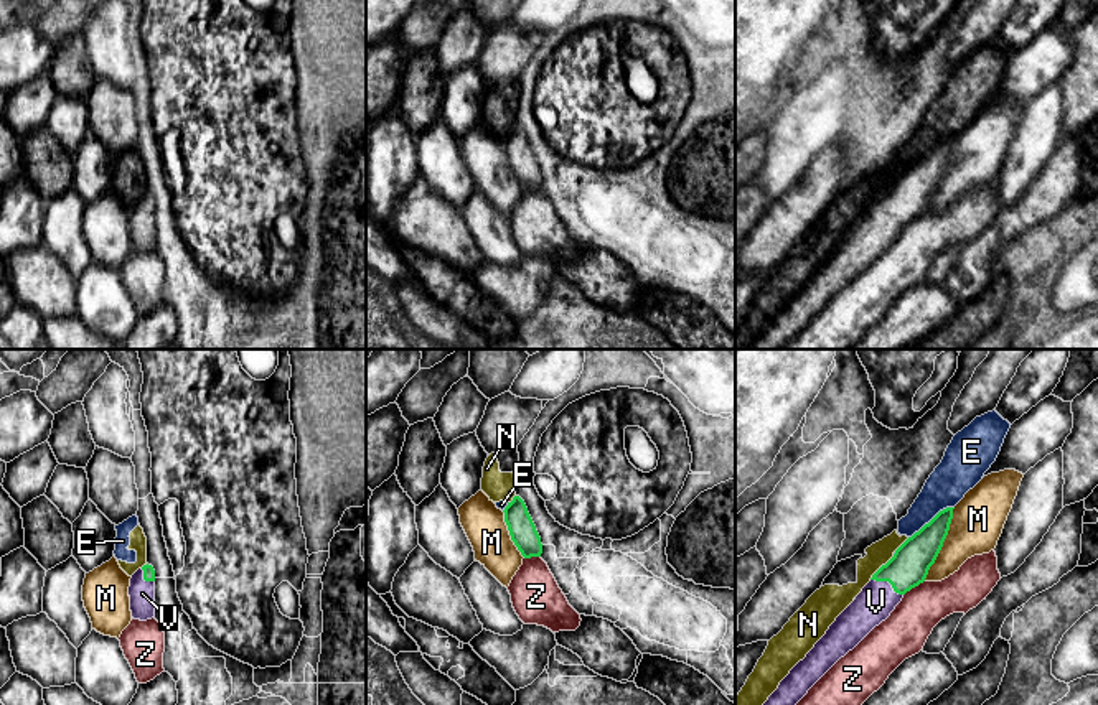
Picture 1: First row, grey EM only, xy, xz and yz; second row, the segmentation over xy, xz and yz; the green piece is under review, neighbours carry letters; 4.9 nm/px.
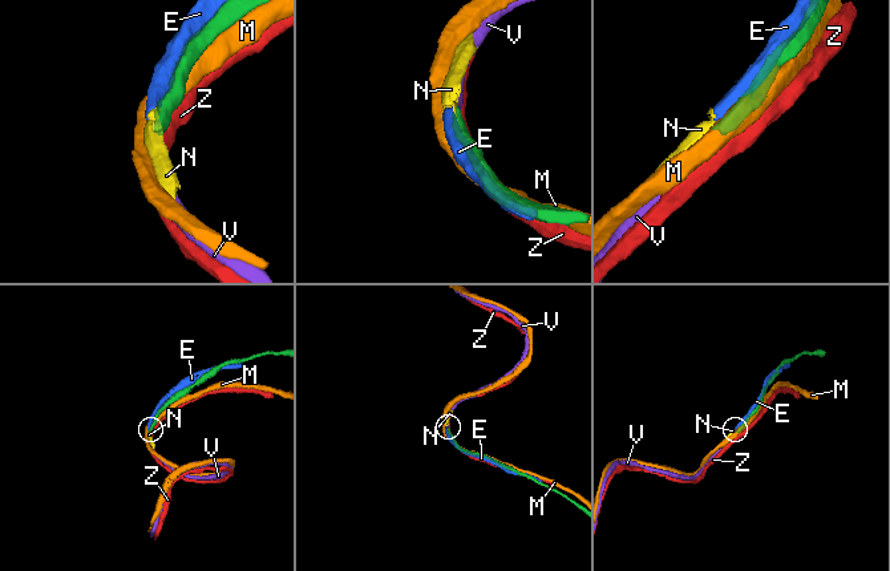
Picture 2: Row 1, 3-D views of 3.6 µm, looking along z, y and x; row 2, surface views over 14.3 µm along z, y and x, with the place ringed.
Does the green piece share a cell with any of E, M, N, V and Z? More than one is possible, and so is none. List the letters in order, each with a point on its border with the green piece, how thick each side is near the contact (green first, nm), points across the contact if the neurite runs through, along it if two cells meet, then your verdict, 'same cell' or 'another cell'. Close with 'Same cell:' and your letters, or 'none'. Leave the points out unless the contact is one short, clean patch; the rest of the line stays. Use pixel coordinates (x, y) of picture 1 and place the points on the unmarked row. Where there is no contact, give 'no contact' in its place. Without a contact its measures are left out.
E: contact yz (932, 150); calibres 190 and 190 nm; another cell
M: contact yz (942, 175); calibres 190 and 260 nm; another cell
N: contact yz (881, 198); calibres 190 and 110 nm; border yz (894, 185), (869, 210); another cell
V: contact yz (887, 211); calibres 190 and 180 nm; way yz (909, 198), (887, 211), (886, 221), (876, 233); same cell
Z: contact yz (914, 218); calibres 190 and 220 nm; another cell
Same cell: V

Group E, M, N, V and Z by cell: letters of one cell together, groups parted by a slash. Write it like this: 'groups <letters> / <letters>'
groups E N / M / V / Z

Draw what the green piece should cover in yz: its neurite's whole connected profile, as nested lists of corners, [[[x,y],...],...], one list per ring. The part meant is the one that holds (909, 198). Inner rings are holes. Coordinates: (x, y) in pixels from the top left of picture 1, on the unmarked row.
[[[953,140],[940,142],[895,181],[752,349],[781,349],[841,288],[890,247],[907,222],[925,212],[948,166]]]

